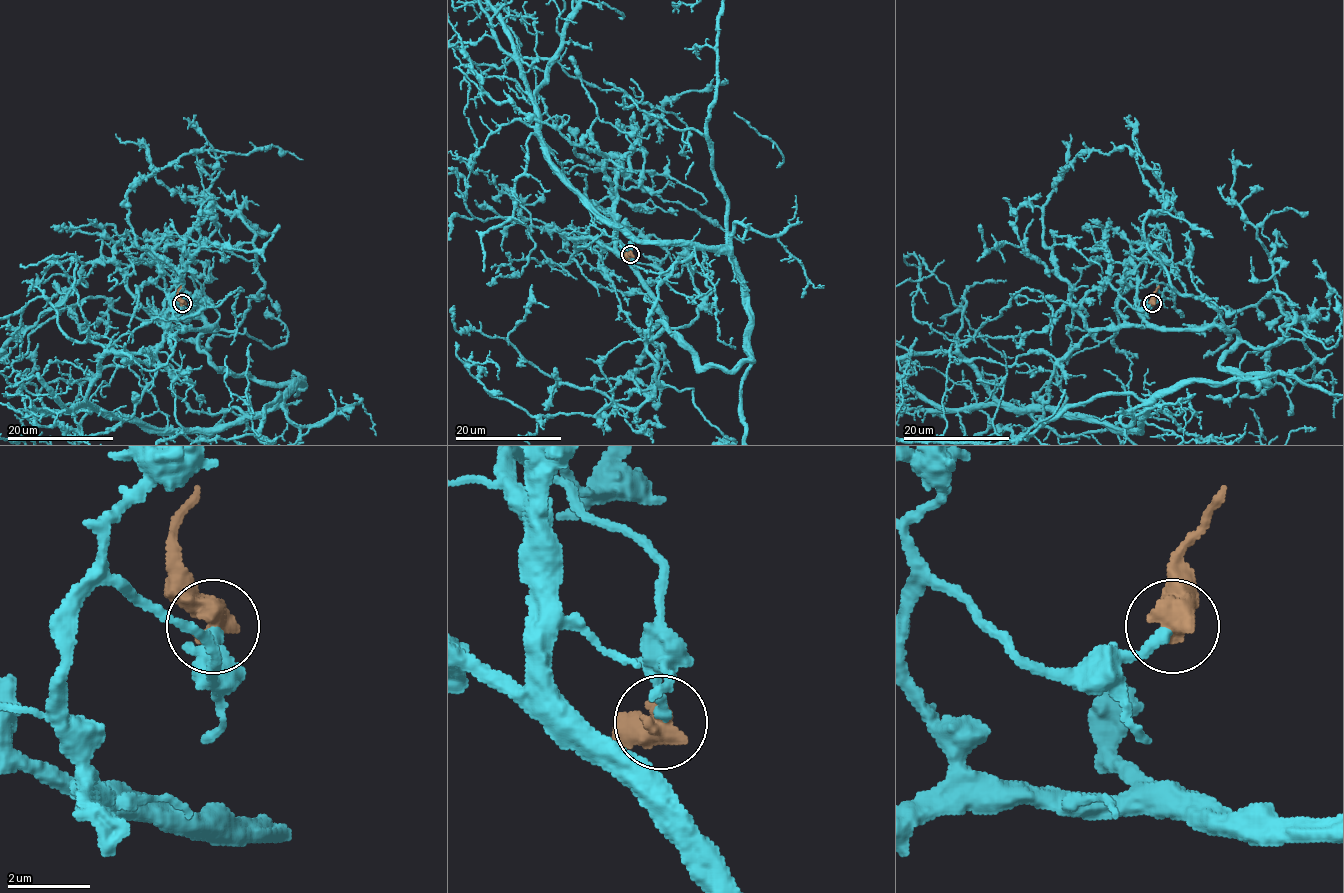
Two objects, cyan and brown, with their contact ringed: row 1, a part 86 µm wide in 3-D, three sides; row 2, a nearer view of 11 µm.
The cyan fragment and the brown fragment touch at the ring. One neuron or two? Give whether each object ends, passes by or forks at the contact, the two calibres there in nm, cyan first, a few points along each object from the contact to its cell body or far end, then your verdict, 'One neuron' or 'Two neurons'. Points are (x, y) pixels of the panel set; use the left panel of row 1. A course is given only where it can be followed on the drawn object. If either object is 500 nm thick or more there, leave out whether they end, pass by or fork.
Thickness 260 nm (cyan) against 700 nm. Course of brown: (182, 303), (178, 292), (181, 286). One neuron

